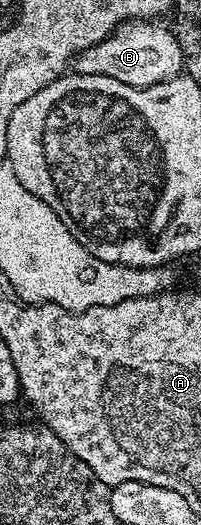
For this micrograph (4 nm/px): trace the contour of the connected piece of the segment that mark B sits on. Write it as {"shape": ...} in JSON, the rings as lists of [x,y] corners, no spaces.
{"shape":[[[128,21],[120,23],[110,35],[97,45],[80,51],[73,60],[73,67],[80,75],[113,77],[134,87],[148,87],[164,83],[184,70],[181,45],[174,30],[158,27],[155,21]]]}

